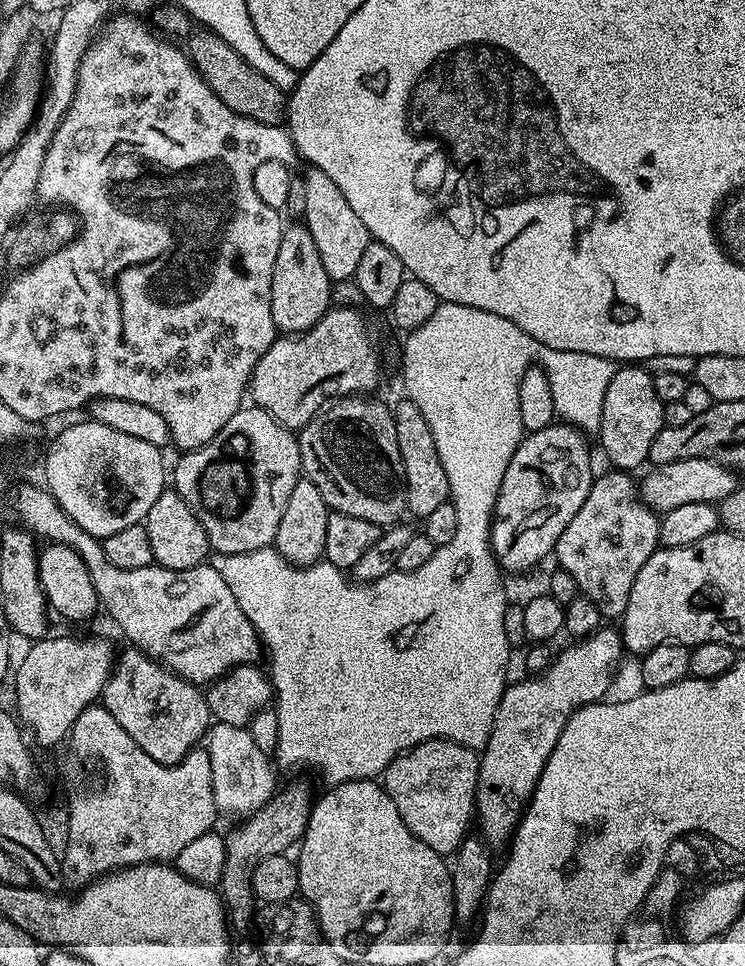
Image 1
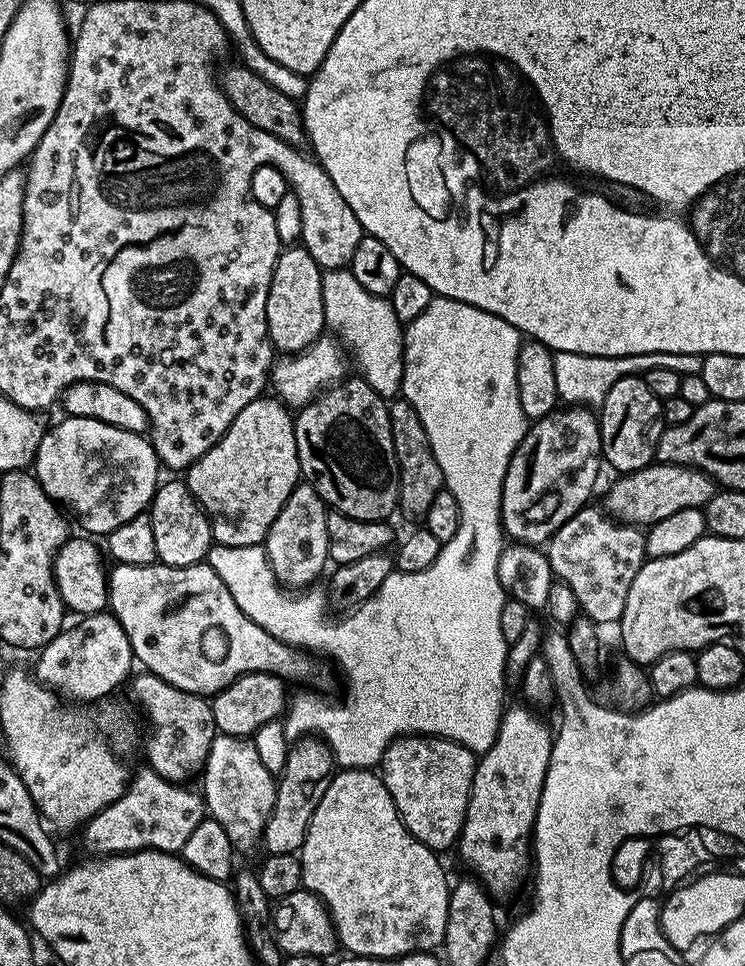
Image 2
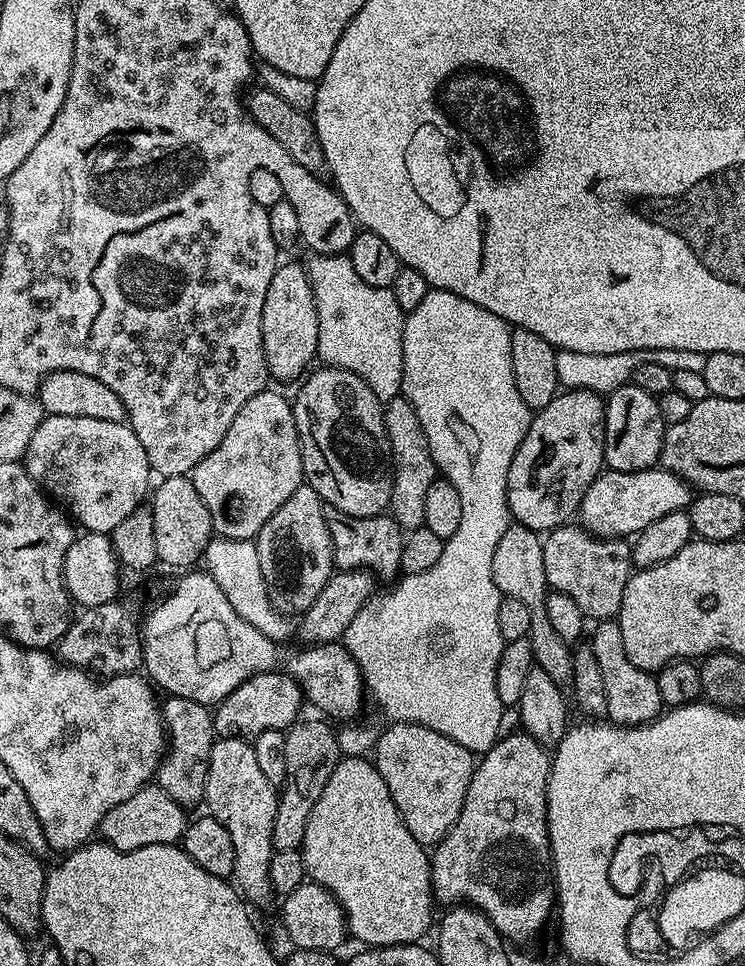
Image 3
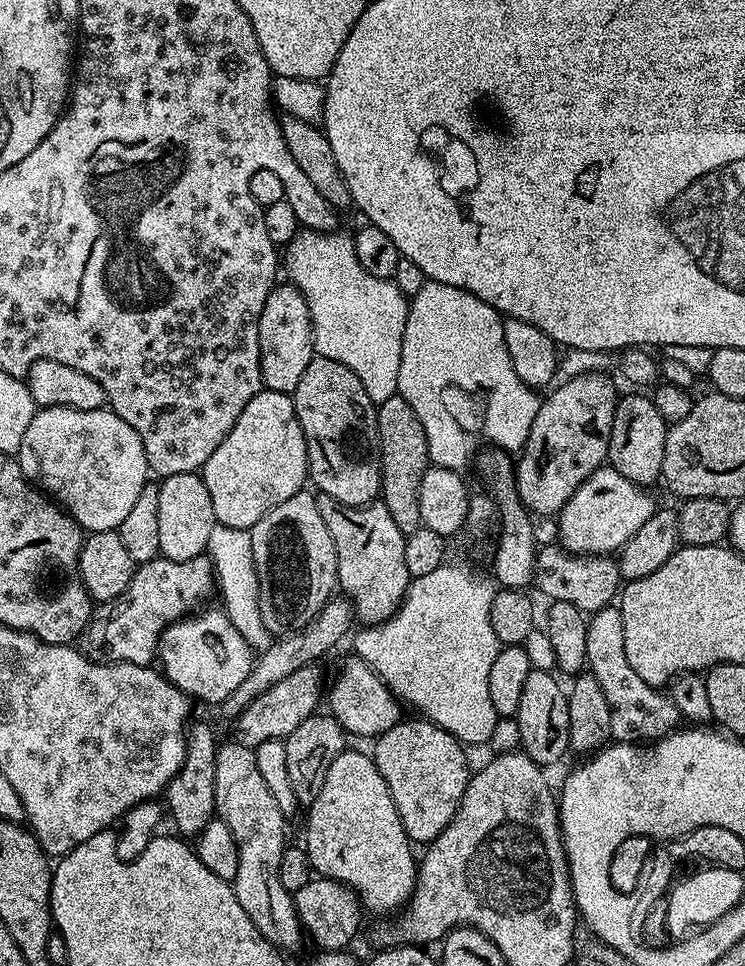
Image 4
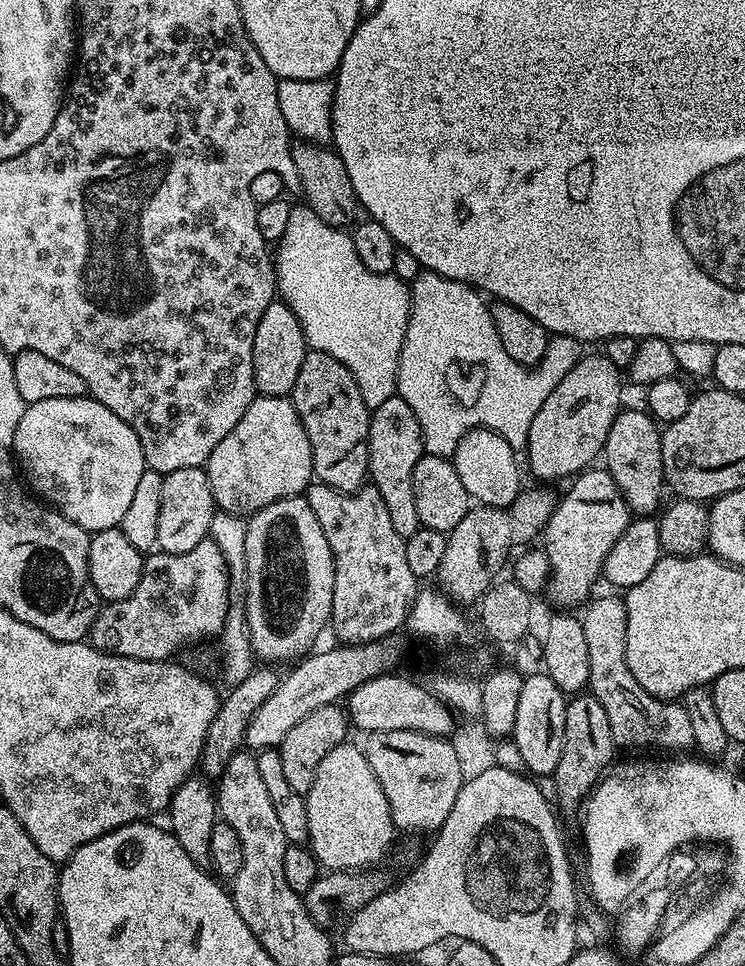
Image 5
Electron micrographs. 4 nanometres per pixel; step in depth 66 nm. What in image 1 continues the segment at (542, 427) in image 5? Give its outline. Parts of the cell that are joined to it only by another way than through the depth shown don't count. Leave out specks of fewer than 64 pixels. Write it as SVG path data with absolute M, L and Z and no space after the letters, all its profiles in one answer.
M553 422L542 430L527 433L518 450L514 450L514 458L510 458L510 466L506 466L506 474L502 478L496 514L492 518L492 553L505 573L528 572L547 556L549 559L558 538L562 538L562 530L570 526L570 518L582 510L582 502L586 502L586 494L590 494L594 479L592 452L588 449L587 439L589 437L579 428L565 422Z

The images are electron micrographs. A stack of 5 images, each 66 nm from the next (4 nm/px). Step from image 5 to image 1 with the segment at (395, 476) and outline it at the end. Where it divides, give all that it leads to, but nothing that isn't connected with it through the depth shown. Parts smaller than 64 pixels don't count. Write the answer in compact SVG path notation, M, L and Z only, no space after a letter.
M400 398L392 408L394 418L394 430L398 434L398 454L402 454L402 466L404 467L404 486L408 490L409 513L413 512L417 518L423 518L433 512L438 506L449 503L448 483L446 482L446 470L442 470L442 462L438 458L438 446L434 446L434 434L430 434L430 426L426 422L426 414L414 406L406 398Z

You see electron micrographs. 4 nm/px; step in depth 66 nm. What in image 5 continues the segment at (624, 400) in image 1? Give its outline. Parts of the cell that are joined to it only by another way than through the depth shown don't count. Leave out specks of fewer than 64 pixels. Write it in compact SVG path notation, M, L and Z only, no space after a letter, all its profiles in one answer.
M623 409L611 426L602 453L604 466L618 485L631 513L646 518L659 509L662 490L665 489L661 454L662 432L647 411Z

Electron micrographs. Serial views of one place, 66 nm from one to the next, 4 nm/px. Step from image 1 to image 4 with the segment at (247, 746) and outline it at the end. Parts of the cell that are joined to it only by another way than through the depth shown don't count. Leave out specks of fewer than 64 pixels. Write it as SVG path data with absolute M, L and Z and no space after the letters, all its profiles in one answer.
M235 742L221 743L217 747L214 794L216 816L230 826L234 842L238 842L238 874L231 881L238 903L246 914L250 914L250 922L254 922L260 933L277 948L289 950L298 947L302 929L296 913L296 901L293 893L282 886L282 878L278 878L278 862L282 862L286 847L286 818L282 810L278 810L266 781L262 779L253 749Z

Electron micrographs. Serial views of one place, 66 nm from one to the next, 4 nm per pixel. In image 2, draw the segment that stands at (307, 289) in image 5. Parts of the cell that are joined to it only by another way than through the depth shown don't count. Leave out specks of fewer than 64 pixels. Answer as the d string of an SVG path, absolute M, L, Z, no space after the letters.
M334 268L325 271L322 278L322 306L325 325L339 337L343 347L350 350L351 359L354 364L356 359L360 367L359 375L380 396L399 397L404 373L405 325L400 323L398 314L394 314L388 298L370 294L348 268Z

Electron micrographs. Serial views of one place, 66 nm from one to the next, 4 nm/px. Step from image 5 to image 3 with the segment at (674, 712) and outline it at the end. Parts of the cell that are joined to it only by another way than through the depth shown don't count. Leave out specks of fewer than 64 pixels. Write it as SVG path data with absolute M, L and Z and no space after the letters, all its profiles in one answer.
M615 619L601 620L595 625L596 633L590 637L594 658L598 658L598 670L602 670L602 686L606 686L607 719L625 728L639 728L661 715L662 705L653 673L643 672L630 658L626 658L626 646L622 646L622 630Z

